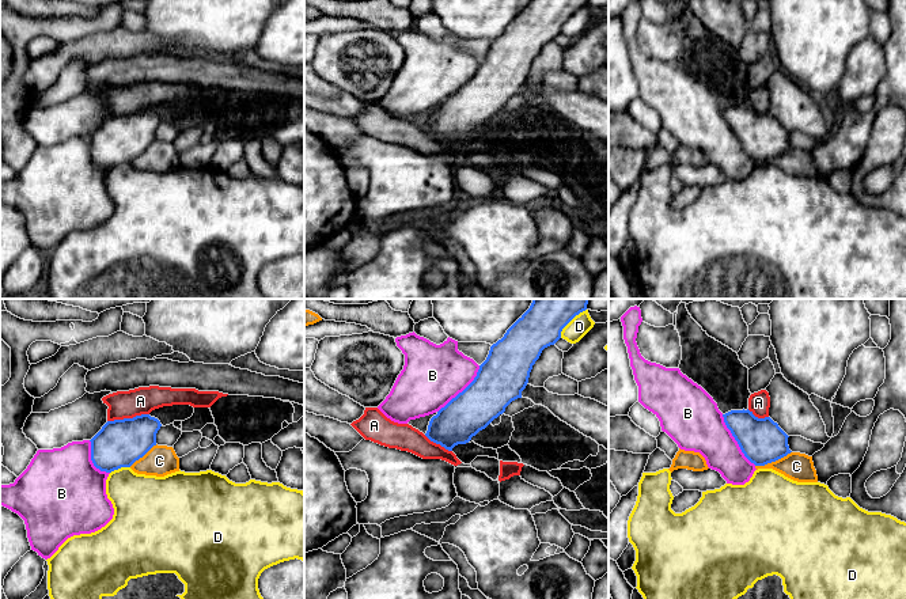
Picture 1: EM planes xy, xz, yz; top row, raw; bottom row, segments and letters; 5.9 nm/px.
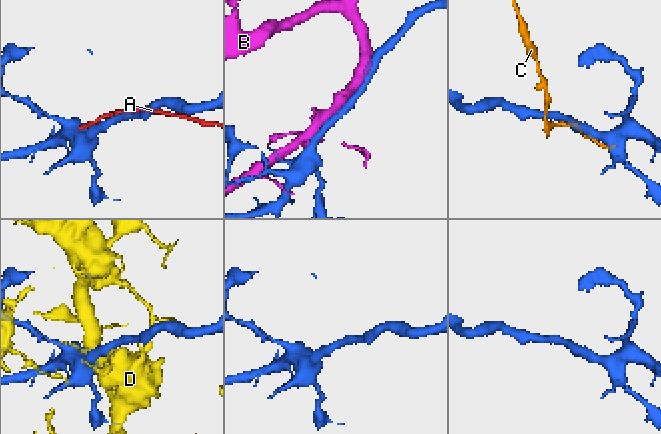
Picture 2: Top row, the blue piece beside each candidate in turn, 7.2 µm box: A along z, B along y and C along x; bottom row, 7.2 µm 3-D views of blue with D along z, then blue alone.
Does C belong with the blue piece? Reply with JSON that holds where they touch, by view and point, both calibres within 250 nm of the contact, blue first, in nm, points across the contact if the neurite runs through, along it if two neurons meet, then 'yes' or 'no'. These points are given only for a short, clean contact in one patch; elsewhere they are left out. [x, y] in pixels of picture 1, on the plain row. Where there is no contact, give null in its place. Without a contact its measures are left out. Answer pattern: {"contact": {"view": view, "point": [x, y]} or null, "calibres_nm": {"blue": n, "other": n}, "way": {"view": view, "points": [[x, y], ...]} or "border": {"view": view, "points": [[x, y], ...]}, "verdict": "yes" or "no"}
{"contact": {"view": "yz", "point": [773, 156]}, "calibres_nm": {"blue": 260, "other": 160}, "verdict": "no"}

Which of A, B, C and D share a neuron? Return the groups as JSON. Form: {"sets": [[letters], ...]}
{"sets": [["A"], ["B"], ["C"], ["D"]]}

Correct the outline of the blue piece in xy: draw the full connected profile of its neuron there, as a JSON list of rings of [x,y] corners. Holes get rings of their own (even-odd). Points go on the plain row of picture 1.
[[[149,110],[107,117],[90,136],[94,162],[106,168],[130,163],[156,141],[160,122],[160,117]]]

